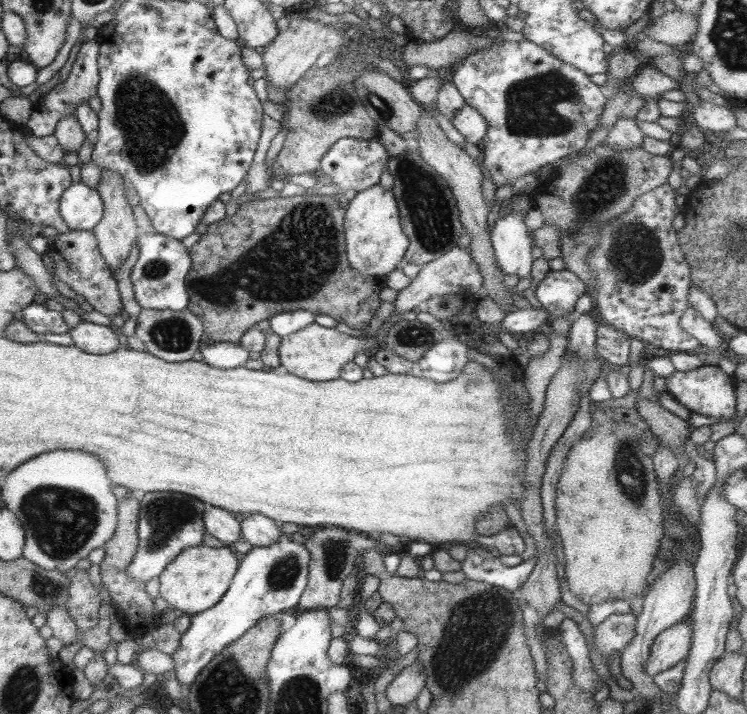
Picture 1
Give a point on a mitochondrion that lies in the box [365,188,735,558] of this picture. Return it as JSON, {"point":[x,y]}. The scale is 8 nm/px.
{"point":[635,254]}

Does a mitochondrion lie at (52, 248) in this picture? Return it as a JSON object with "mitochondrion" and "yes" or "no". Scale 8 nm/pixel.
{"mitochondrion":"no"}

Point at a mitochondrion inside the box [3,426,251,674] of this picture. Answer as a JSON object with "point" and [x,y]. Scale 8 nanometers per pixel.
{"point":[62,523]}

